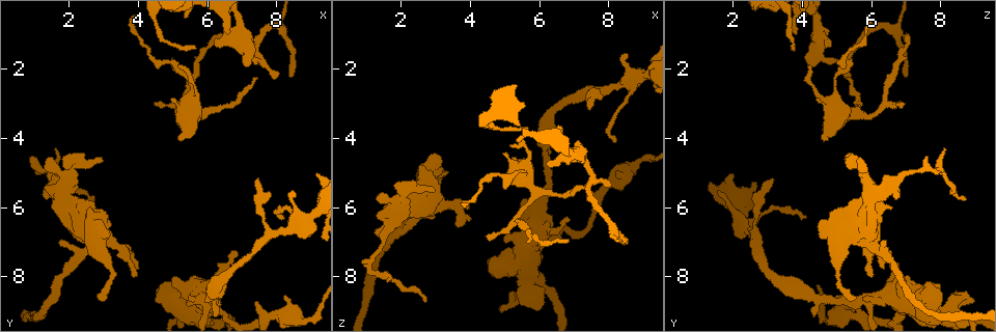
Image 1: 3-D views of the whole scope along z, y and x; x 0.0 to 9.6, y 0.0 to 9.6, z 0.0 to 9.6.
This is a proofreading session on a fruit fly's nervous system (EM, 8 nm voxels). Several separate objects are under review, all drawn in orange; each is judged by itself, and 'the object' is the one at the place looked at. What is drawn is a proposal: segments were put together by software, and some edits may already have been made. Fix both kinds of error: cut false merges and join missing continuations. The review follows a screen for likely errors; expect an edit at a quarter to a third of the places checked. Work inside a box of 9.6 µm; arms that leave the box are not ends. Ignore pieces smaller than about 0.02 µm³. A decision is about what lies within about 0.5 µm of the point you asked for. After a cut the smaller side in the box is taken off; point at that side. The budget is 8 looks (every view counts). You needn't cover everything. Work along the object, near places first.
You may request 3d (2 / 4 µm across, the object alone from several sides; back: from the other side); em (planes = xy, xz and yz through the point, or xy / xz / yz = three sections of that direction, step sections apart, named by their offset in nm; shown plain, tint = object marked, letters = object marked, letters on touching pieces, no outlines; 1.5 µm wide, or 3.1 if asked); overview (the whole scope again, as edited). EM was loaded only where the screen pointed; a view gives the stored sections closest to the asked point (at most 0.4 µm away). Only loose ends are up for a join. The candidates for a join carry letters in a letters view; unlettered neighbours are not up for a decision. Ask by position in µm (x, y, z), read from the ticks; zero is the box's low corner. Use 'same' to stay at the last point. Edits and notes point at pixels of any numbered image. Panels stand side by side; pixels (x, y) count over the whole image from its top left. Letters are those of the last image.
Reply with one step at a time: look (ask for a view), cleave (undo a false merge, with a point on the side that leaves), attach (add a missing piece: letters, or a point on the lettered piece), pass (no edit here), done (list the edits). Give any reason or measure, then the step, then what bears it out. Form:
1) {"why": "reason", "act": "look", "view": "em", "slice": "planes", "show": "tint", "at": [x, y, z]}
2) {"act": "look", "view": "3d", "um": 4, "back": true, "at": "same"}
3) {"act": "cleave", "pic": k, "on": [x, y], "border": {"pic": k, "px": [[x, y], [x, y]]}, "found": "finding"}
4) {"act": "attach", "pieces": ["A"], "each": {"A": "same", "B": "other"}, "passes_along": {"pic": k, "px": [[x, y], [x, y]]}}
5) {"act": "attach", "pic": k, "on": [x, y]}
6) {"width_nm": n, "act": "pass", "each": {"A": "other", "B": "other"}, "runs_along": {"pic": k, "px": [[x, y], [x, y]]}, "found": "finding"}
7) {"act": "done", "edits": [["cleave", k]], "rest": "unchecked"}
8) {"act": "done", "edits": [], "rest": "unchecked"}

{"why": "thin end", "act": "look", "view": "3d", "um": 2, "at": [8.45, 2.20, 7.05]}

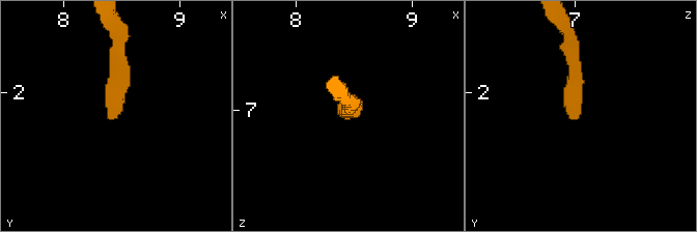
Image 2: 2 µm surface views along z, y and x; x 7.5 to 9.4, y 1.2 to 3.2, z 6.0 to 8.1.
{"act": "look", "view": "em", "slice": "planes", "show": "letters", "at": [8.42, 2.24, 7.00]}

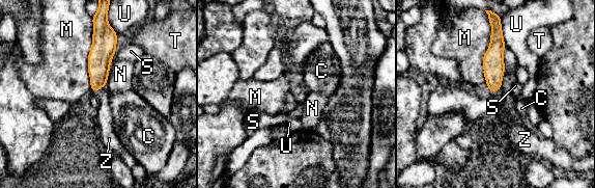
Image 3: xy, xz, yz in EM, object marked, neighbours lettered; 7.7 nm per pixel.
{"act": "attach", "pieces": ["Z"], "each": {"C": "other", "M": "other", "N": "other", "S": "other", "T": "other", "U": "other", "Z": "same"}, "passes_along": {"pic": 3, "px": [[100, 57], [98, 89], [105, 117]]}, "found": "the neuron continues"}

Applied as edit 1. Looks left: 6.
{"why": "redraw", "act": "look", "view": "overview"}

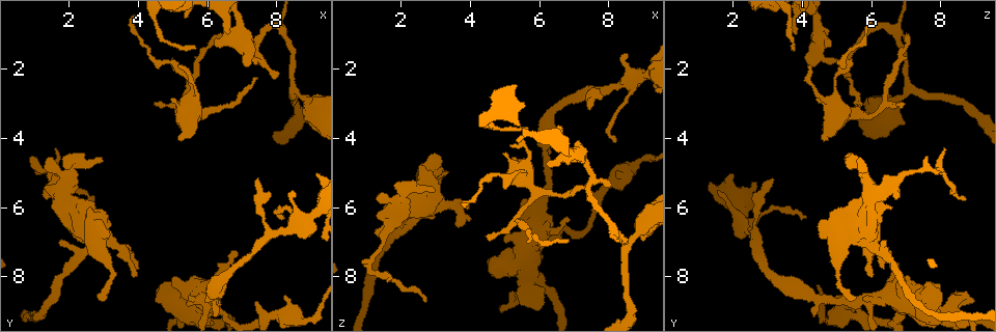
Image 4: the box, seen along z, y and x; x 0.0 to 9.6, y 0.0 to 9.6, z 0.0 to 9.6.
{"why": "tapers out", "act": "look", "view": "3d", "um": 4, "at": [6.80, 7.35, 6.35]}

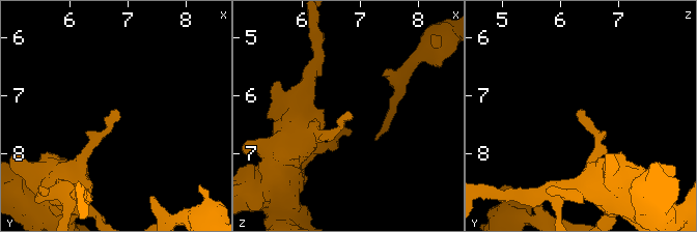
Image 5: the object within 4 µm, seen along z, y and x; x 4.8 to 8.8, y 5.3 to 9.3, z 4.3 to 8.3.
{"act": "look", "view": "em", "slice": "xy", "step": 4, "show": "tint", "at": [6.80, 7.35, 6.40]}

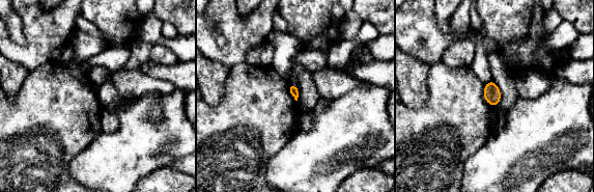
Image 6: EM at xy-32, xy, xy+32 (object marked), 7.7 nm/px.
{"why": "another direction", "act": "look", "view": "em", "slice": "planes", "show": "letters", "at": "same"}

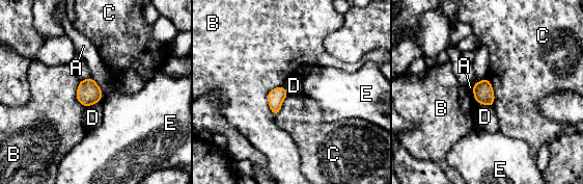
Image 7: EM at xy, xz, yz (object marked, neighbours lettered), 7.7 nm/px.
{"longest_contact_nm": ["B", 240], "act": "pass", "each": {"A": "other", "B": "other", "C": "other", "D": "other", "E": "other"}, "border": {"pic": 7, "px": [[487, 78], [493, 90], [493, 105]]}, "found": "no lettered piece goes on from it"}

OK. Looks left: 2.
{"why": "free end", "act": "look", "view": "3d", "um": 2, "at": [3.90, 7.95, 6.00]}

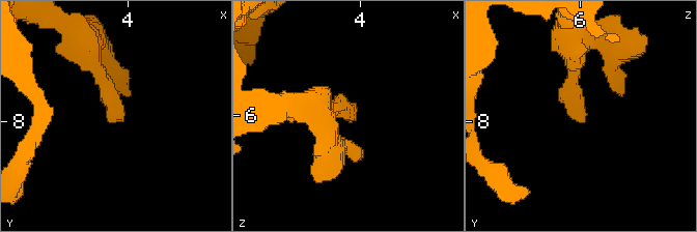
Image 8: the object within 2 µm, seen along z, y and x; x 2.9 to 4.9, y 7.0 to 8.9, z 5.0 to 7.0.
{"act": "look", "view": "em", "slice": "planes", "show": "letters", "at": [3.98, 8.00, 6.02]}

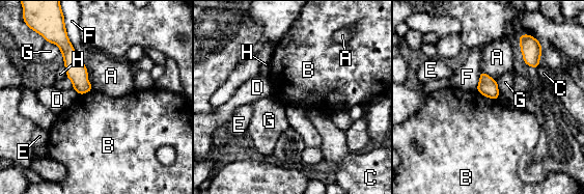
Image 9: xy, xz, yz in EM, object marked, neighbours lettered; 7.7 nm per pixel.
{"act": "pass", "each": {"A": "other", "B": "other", "C": "other", "D": "other", "E": "other", "F": "other", "G": "other", "H": "other"}, "found": "no lettered piece goes on from it"}

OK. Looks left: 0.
{"act": "done", "edits": [["attach", 3]], "rest": "unchecked"}

